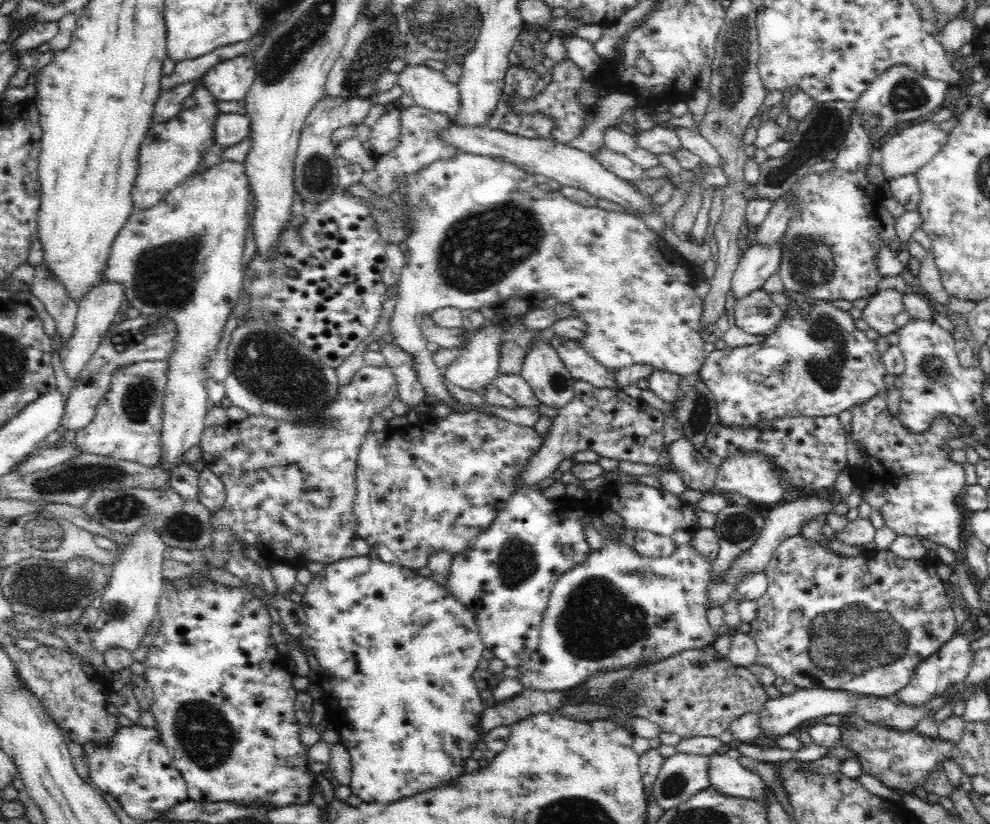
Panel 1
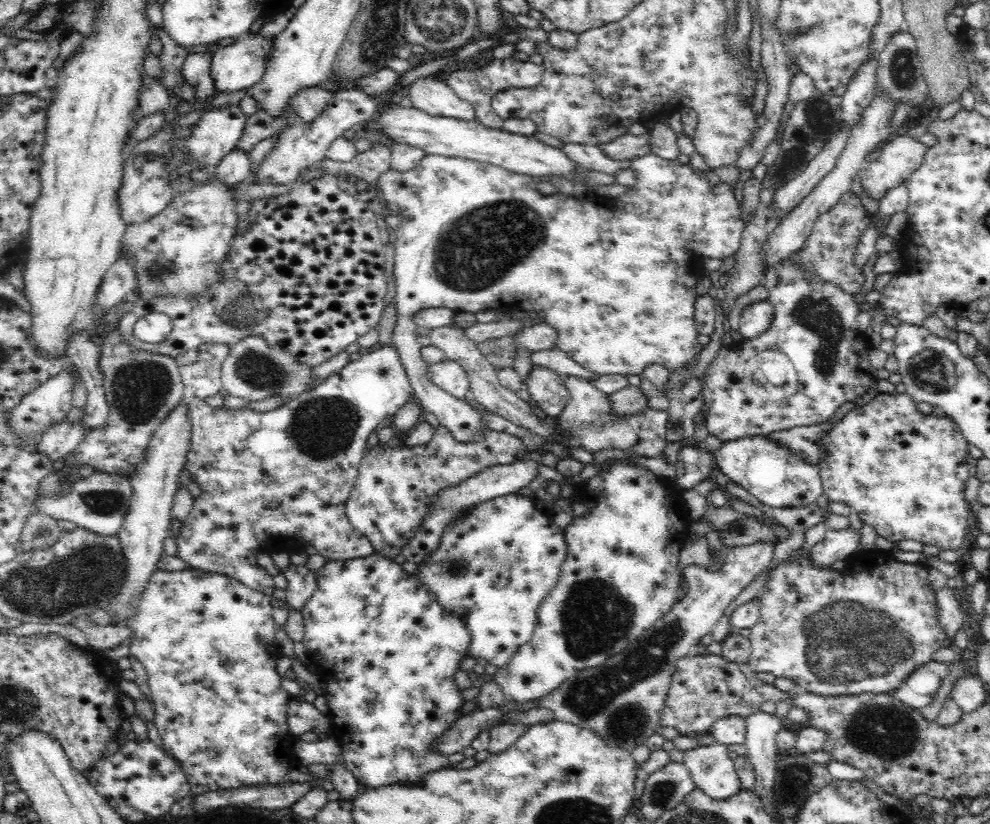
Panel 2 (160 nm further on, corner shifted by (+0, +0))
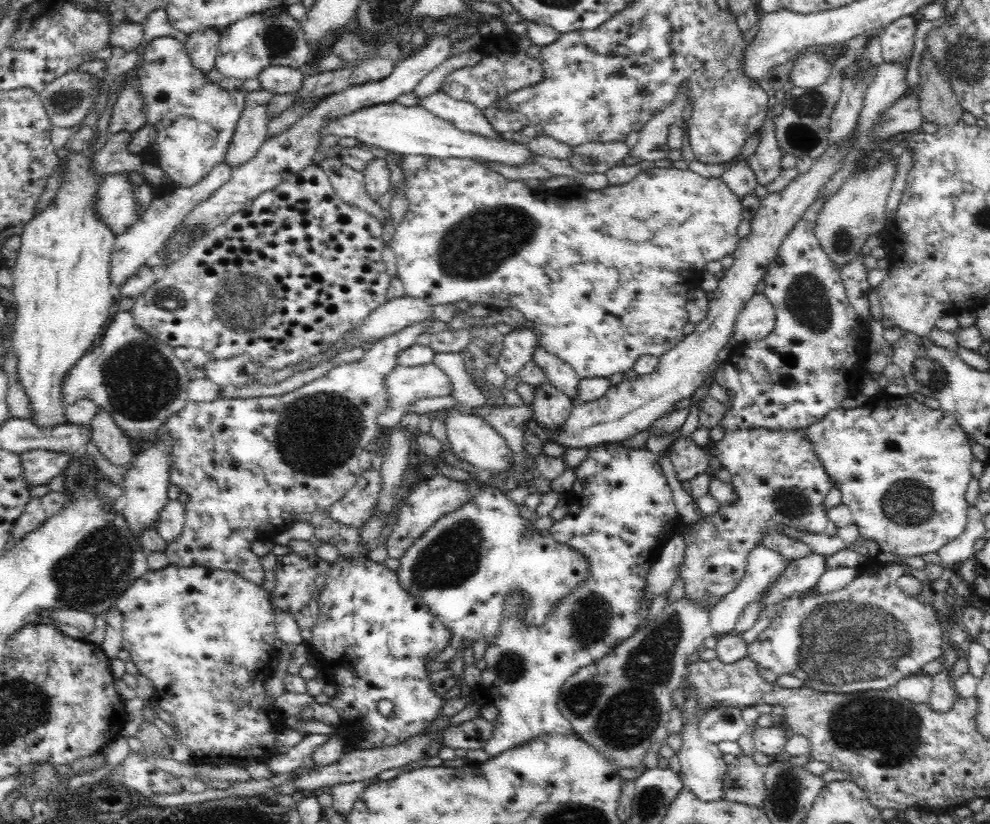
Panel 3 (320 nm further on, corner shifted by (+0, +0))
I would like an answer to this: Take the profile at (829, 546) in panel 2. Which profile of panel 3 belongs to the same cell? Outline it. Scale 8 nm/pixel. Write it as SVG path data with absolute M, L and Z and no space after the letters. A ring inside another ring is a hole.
M810 554L805 558L791 560L788 568L756 600L761 609L782 604L792 596L800 596L812 589L825 572L825 557Z

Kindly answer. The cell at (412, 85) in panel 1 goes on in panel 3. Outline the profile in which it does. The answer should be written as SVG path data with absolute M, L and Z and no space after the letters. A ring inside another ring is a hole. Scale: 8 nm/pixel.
M438 91L436 94L428 96L421 106L433 116L442 118L461 132L472 133L491 140L504 140L508 137L498 133L475 105L470 102L452 100L444 92Z

